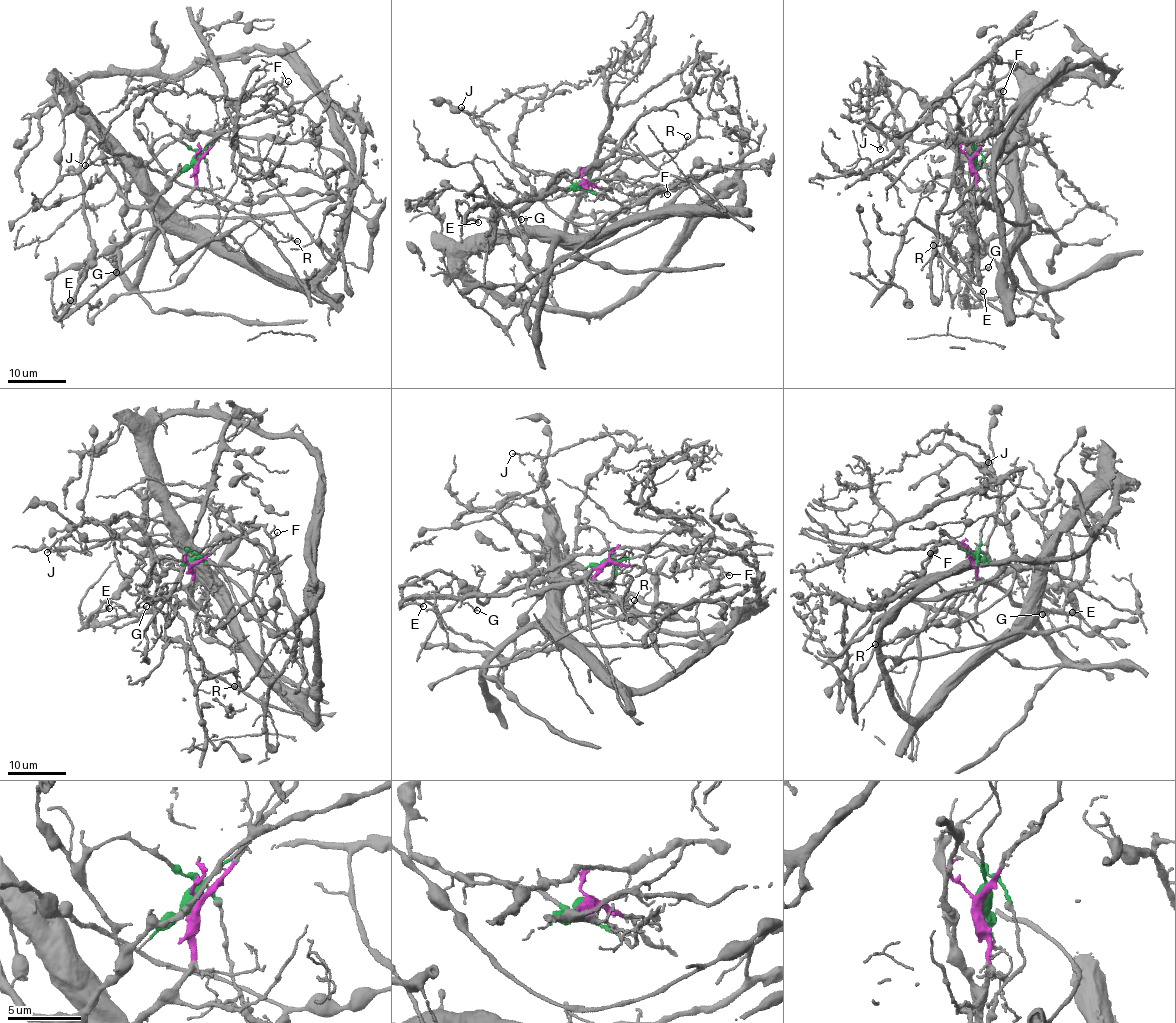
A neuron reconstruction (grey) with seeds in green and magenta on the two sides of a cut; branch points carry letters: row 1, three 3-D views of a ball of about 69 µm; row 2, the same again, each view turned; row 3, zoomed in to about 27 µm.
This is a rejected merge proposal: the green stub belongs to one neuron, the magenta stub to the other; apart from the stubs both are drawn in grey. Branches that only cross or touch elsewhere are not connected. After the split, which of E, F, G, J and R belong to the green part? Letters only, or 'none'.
J

